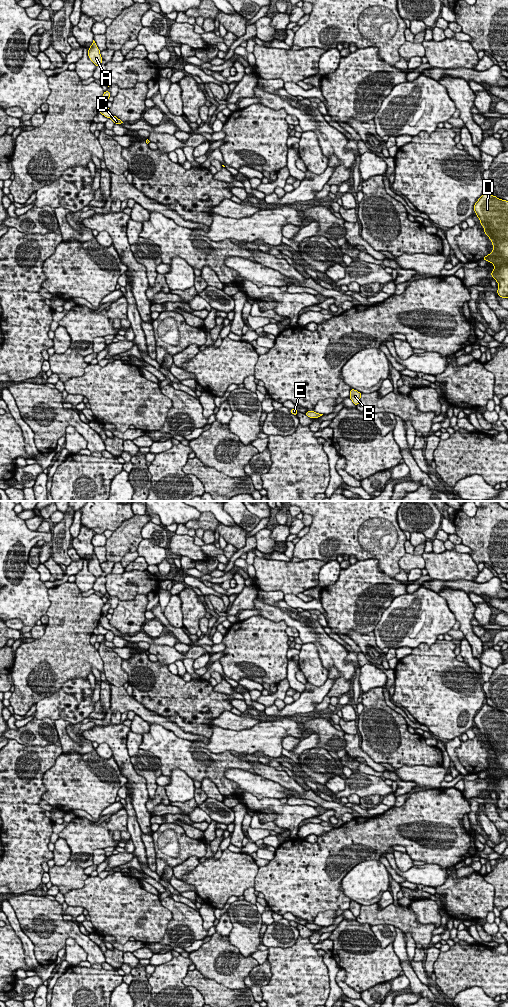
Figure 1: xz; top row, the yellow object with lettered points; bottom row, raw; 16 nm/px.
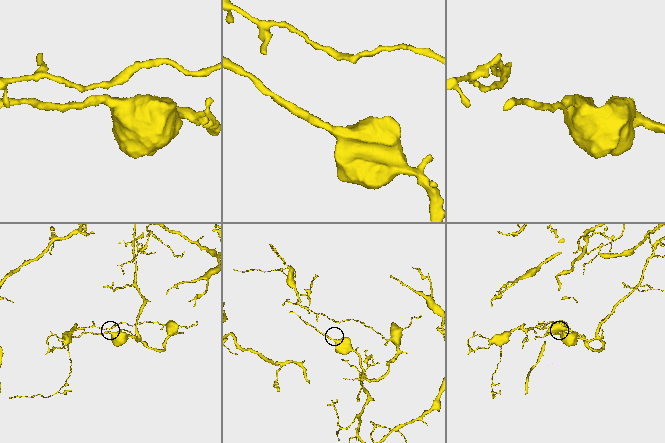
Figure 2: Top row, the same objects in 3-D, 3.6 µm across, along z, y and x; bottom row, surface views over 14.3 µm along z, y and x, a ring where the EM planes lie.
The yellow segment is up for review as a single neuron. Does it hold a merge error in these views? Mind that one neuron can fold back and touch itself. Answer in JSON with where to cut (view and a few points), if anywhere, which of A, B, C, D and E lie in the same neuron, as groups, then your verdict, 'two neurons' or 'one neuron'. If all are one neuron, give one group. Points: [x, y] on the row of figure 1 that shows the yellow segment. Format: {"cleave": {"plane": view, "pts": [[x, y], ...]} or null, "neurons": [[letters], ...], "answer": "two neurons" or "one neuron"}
{"cleave": {"plane": "xz", "pts": [[102, 102], [105, 104]]}, "neurons": [["A"], ["B", "C", "D", "E"]], "answer": "two neurons"}

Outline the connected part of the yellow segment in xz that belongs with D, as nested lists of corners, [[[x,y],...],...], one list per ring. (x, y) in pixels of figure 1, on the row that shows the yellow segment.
[[[484,191],[474,211],[493,244],[493,251],[483,260],[494,265],[491,276],[499,284],[497,294],[508,298],[508,201]]]

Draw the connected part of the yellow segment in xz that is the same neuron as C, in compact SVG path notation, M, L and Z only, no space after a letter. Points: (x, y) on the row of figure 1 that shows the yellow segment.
M103 103L101 104L99 113L101 113L102 115L104 115L107 118L112 119L115 124L121 125L123 123L120 119L118 119L116 116L114 116L110 113L109 108L107 107L106 104L103 104Z

